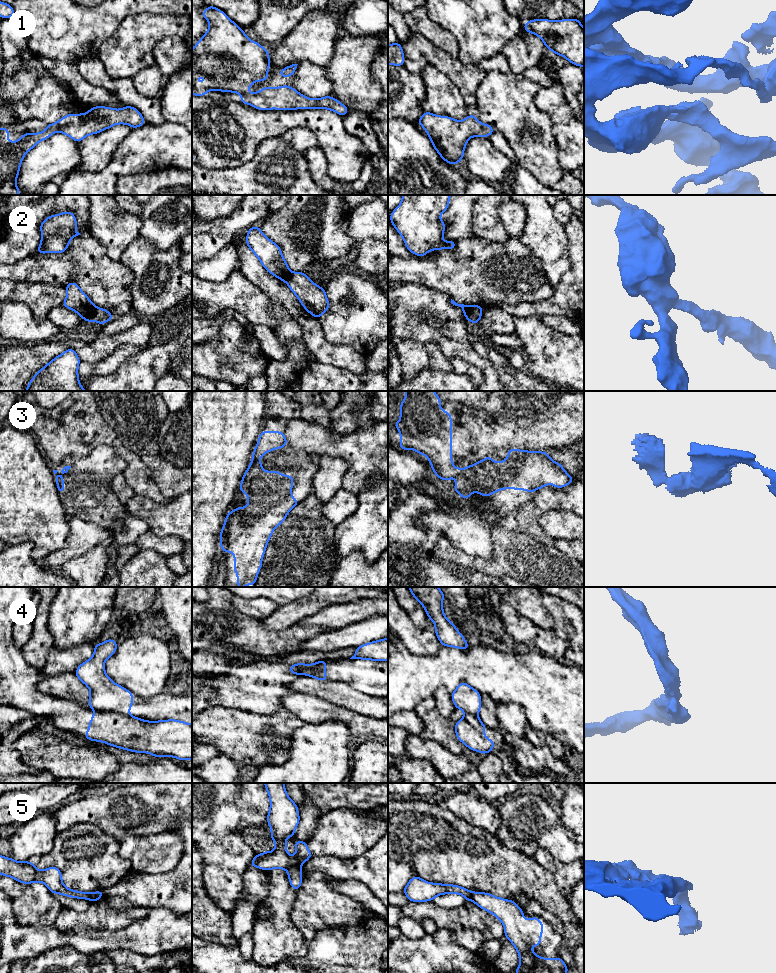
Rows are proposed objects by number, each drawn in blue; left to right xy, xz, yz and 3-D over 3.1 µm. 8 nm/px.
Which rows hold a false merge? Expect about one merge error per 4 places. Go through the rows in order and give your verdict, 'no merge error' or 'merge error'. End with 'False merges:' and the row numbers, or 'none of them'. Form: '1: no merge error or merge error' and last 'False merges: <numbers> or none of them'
1: no merge error
2: merge error
3: merge error
4: merge error
5: merge error
False merges: 2, 3, 4, 5

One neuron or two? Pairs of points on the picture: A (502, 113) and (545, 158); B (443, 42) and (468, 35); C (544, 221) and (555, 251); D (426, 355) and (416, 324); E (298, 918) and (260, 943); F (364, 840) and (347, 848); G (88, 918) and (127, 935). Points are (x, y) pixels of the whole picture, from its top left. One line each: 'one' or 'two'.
A: one
B: two
C: one
D: two
E: two
F: one
G: two

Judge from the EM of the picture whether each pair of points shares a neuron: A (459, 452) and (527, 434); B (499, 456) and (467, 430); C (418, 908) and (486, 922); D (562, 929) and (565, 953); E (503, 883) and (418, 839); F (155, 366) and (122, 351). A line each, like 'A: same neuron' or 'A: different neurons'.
A: same neuron
B: different neurons
C: same neuron
D: same neuron
E: same neuron
F: different neurons

